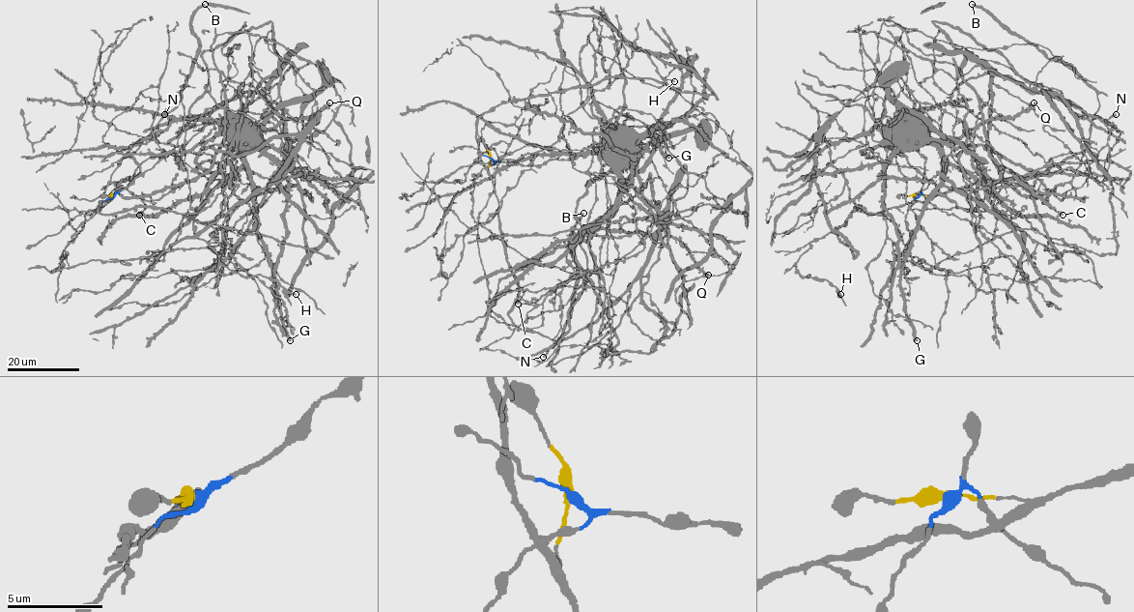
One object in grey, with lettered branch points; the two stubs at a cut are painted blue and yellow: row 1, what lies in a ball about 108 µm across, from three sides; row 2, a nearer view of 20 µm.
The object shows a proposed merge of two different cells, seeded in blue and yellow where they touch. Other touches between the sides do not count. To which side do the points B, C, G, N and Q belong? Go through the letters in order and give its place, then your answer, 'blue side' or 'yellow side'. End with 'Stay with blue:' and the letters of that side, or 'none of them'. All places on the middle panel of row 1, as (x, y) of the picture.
B: at (583, 213); yellow side
C: at (518, 304); yellow side
G: at (668, 158); blue side
N: at (543, 357); yellow side
Q: at (708, 275); blue side
Stay with blue: G, Q

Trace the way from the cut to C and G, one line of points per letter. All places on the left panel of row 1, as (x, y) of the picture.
C: (111, 194), (121, 182), (139, 171), (133, 153), (121, 161), (110, 182), (138, 196), (145, 205), (139, 215)
G: (111, 194), (150, 169), (196, 120), (217, 121), (241, 148), (256, 230), (290, 340)

